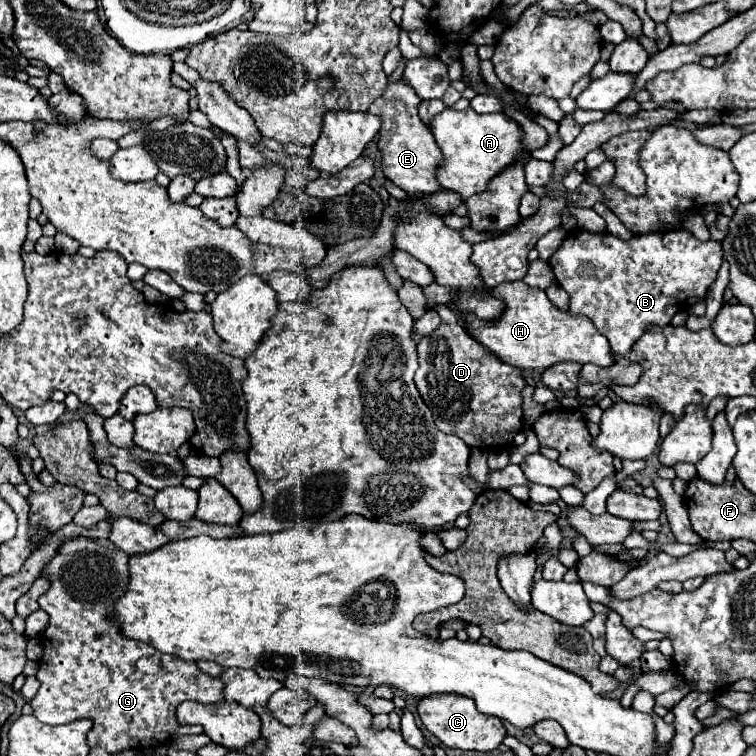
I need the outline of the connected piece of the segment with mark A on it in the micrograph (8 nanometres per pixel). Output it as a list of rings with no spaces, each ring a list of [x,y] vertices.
[[[447,107],[431,121],[431,133],[445,157],[437,171],[437,179],[445,189],[455,191],[463,201],[471,195],[487,191],[489,181],[495,175],[529,153],[523,145],[523,129],[505,113],[479,115],[473,109],[455,111]]]

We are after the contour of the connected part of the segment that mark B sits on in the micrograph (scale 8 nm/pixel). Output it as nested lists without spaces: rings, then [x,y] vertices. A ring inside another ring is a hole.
[[[573,229],[561,247],[551,257],[551,267],[557,283],[569,293],[569,313],[587,317],[597,331],[601,331],[611,351],[617,355],[627,355],[633,343],[643,335],[649,325],[665,327],[671,323],[671,317],[679,311],[693,307],[703,301],[709,287],[717,279],[717,271],[723,263],[721,243],[717,241],[699,241],[689,231],[665,231],[665,233],[643,233],[633,235],[629,241],[623,241],[611,233],[591,233],[583,229]]]

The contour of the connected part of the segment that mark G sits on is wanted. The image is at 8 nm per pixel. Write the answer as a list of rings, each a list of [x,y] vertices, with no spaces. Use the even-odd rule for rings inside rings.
[[[77,537],[77,539],[71,539],[69,543],[63,543],[63,547],[59,547],[59,553],[57,557],[45,565],[43,573],[49,581],[51,581],[51,587],[47,593],[41,595],[39,599],[39,605],[41,609],[49,615],[49,627],[39,635],[39,643],[43,645],[45,653],[39,661],[39,671],[37,671],[37,679],[41,683],[37,695],[29,701],[29,705],[33,707],[33,713],[35,717],[41,721],[41,723],[47,723],[47,725],[63,725],[63,723],[69,723],[69,721],[77,721],[77,719],[91,719],[93,721],[93,727],[91,731],[87,733],[87,743],[89,747],[103,747],[107,753],[119,753],[119,751],[125,751],[125,749],[147,749],[147,747],[157,747],[157,745],[163,745],[167,743],[175,733],[177,735],[199,735],[203,733],[201,727],[195,727],[195,725],[183,725],[177,721],[177,705],[183,703],[183,701],[199,701],[199,703],[215,703],[215,701],[221,701],[223,699],[223,683],[217,679],[217,677],[211,677],[207,673],[203,673],[197,663],[187,663],[185,659],[175,659],[173,655],[163,655],[159,651],[155,651],[151,645],[145,645],[145,643],[139,643],[139,641],[131,641],[123,635],[119,635],[119,627],[115,627],[115,623],[111,623],[111,607],[115,605],[115,601],[119,599],[119,595],[123,595],[125,587],[127,587],[127,579],[129,579],[129,569],[127,569],[127,555],[119,549],[115,549],[113,543],[109,543],[109,539],[87,539],[87,537]]]

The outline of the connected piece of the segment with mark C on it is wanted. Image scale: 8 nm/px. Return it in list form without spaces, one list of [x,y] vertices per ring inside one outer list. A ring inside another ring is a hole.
[[[439,693],[439,695],[431,695],[431,697],[423,697],[417,705],[417,713],[425,725],[425,729],[435,735],[443,745],[447,747],[455,747],[455,749],[473,749],[473,751],[493,751],[501,745],[505,733],[503,721],[491,715],[483,715],[475,709],[473,699],[467,697],[459,697],[459,695],[447,695],[447,693]]]

